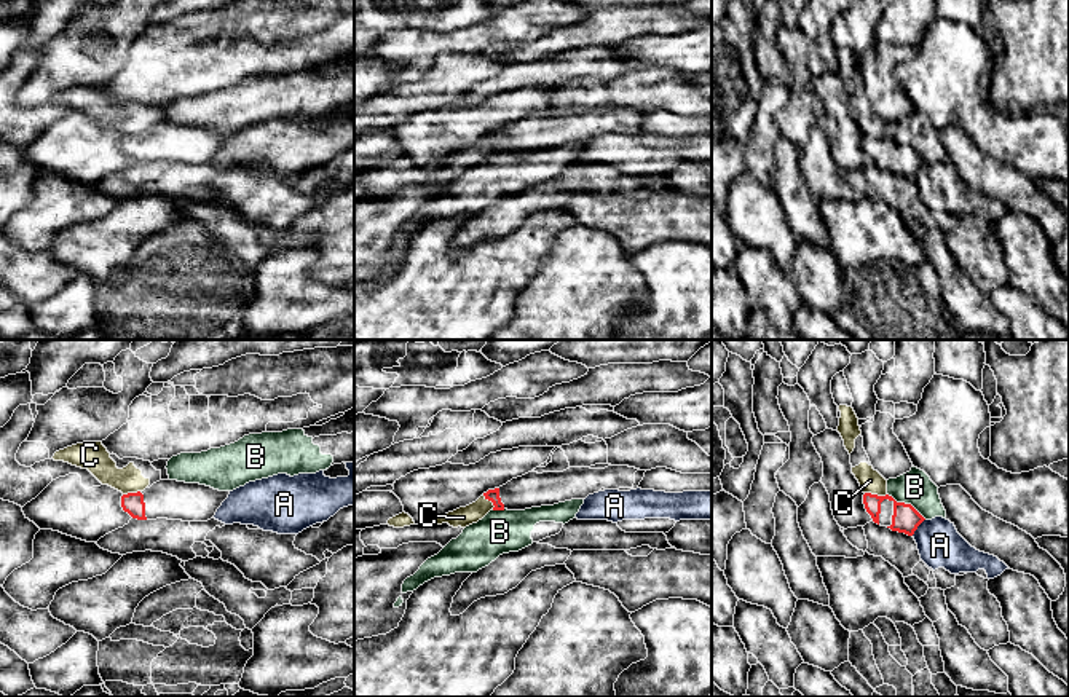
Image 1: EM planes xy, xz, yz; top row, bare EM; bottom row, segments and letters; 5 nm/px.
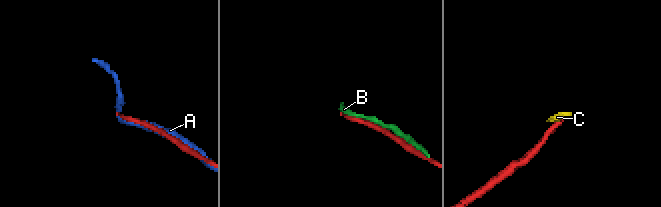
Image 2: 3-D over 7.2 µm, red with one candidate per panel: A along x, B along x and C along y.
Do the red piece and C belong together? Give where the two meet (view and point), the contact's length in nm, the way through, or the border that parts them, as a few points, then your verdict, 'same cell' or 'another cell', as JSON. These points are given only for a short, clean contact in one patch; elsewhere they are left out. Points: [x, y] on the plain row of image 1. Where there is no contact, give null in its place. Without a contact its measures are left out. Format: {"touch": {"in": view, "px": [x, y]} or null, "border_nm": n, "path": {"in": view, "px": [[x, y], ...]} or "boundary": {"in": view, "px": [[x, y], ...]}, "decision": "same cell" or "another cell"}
{"touch": {"in": "yz", "px": [876, 137]}, "border_nm": 110, "boundary": {"in": "yz", "px": [[865, 134], [886, 137]]}, "decision": "another cell"}

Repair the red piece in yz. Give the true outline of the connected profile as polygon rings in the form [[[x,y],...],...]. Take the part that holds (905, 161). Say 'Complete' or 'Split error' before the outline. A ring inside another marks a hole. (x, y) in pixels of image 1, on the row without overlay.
Split error. [[[863,137],[863,147],[873,164],[892,174],[913,179],[925,163],[911,147],[897,145],[892,139]]]

